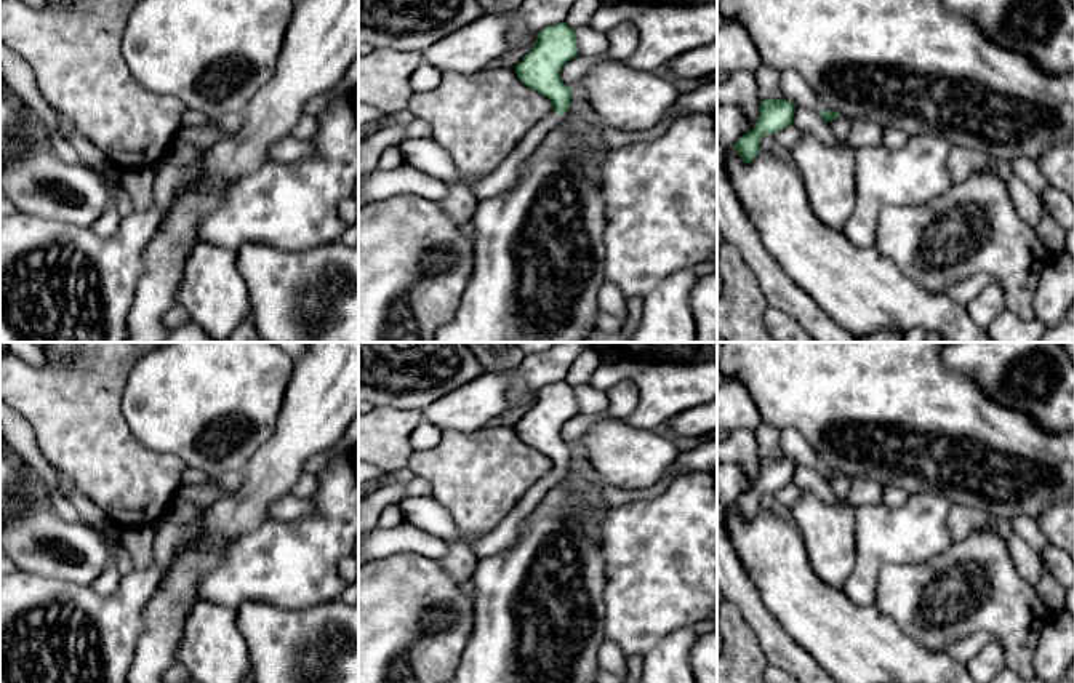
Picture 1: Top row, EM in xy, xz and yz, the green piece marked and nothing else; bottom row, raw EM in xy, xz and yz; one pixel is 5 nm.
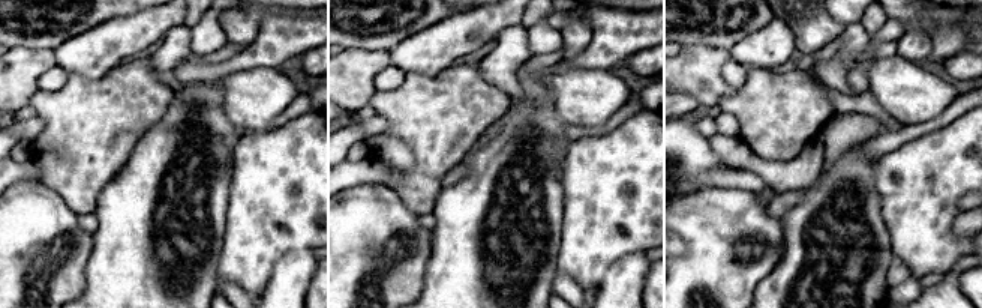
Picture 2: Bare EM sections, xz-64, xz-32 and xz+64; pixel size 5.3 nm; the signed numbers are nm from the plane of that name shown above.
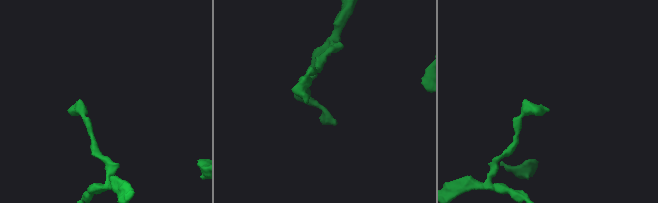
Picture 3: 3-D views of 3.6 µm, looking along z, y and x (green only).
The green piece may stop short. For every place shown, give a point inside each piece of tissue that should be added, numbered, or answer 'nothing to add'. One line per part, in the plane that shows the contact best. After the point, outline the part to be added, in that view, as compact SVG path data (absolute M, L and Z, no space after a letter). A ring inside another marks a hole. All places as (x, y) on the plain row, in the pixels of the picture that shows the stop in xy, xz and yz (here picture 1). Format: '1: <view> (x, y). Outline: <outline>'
1: xz (504, 535). Outline: M552 470L538 483L535 483L515 504L515 507L499 521L491 531L472 537L471 547L479 558L493 557L512 547L517 541L520 523L533 512L539 499L560 478L560 473Z

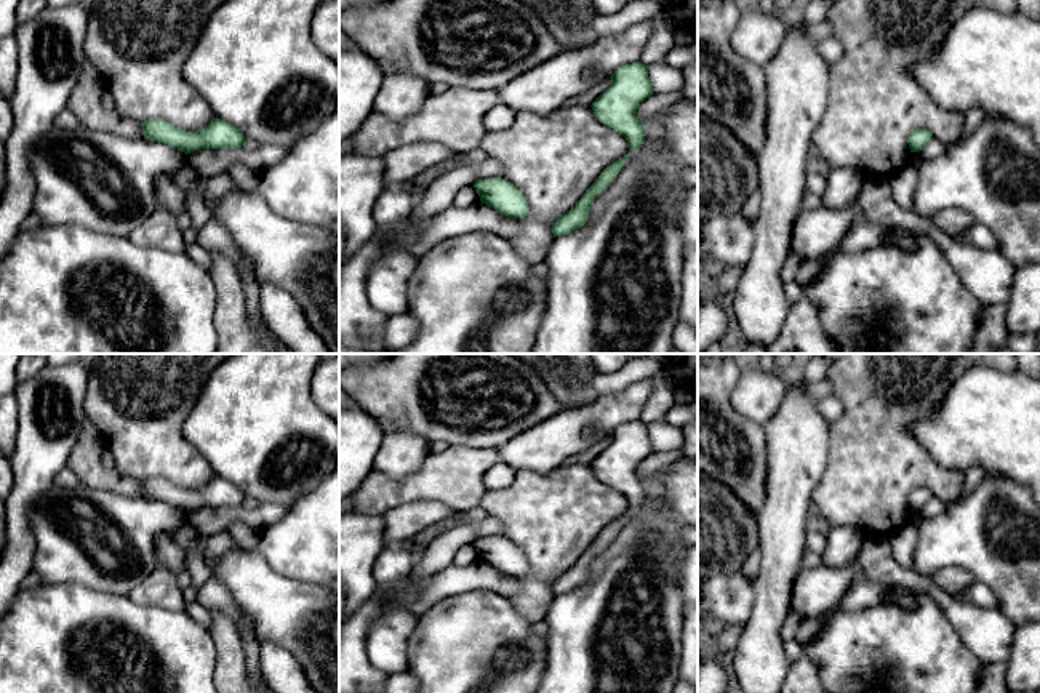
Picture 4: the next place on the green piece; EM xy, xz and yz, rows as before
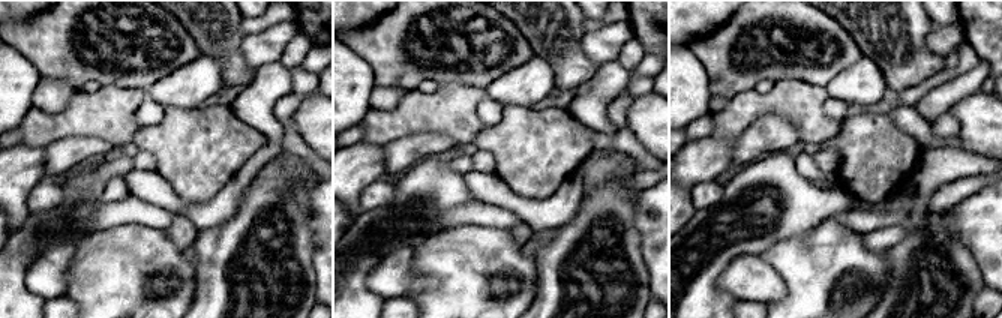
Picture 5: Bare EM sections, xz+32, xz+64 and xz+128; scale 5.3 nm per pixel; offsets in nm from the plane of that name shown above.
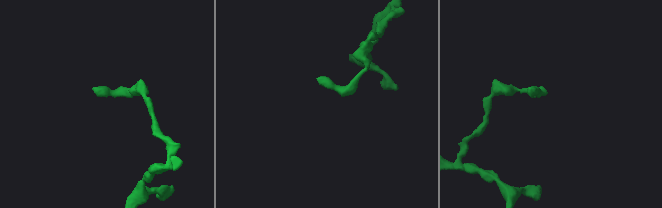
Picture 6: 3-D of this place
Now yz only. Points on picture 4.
nothing to add

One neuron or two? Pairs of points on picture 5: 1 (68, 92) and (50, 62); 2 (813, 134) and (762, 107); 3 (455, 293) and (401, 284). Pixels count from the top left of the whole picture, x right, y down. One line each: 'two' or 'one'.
1: two
2: one
3: two

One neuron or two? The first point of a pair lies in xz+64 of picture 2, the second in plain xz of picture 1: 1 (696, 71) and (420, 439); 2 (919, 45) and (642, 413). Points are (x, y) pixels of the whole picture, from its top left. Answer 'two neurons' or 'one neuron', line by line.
1: two neurons
2: two neurons

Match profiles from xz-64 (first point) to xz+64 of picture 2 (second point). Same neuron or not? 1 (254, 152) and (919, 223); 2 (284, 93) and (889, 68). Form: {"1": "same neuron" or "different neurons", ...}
{"1": "same neuron", "2": "same neuron"}

